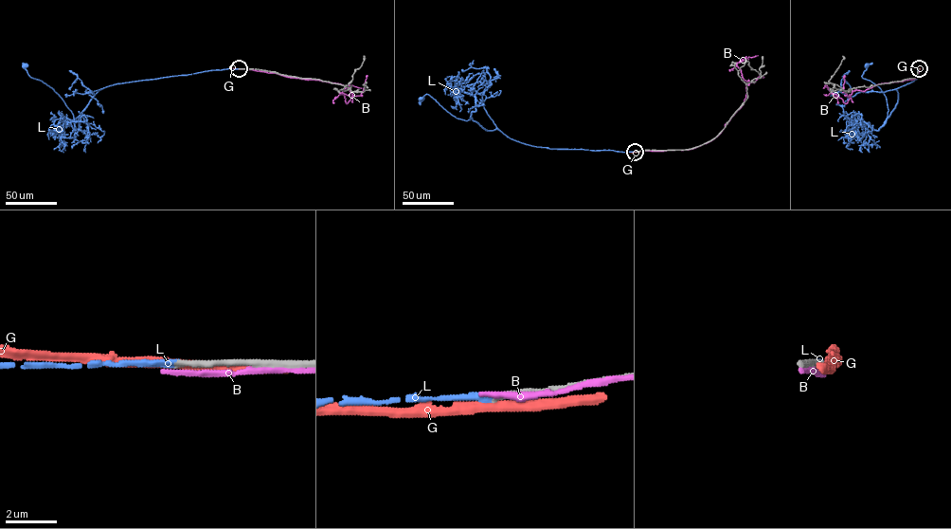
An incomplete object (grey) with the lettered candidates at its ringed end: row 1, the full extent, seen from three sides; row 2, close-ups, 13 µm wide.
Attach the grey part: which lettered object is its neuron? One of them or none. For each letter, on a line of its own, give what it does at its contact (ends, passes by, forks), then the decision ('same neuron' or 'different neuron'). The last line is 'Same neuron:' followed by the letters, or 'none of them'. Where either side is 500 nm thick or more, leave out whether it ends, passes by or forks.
B: it passes by | different neuron
G: it passes by | different neuron
L: it ends | same neuron
Same neuron: L

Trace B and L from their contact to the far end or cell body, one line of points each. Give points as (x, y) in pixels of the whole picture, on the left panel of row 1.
B: (240, 69), (341, 83), (352, 95), (347, 103), (345, 96), (340, 94), (344, 89), (349, 85), (362, 88)
L: (239, 68), (211, 70), (103, 87), (74, 123), (72, 113), (61, 98), (41, 81), (30, 77), (25, 65)

